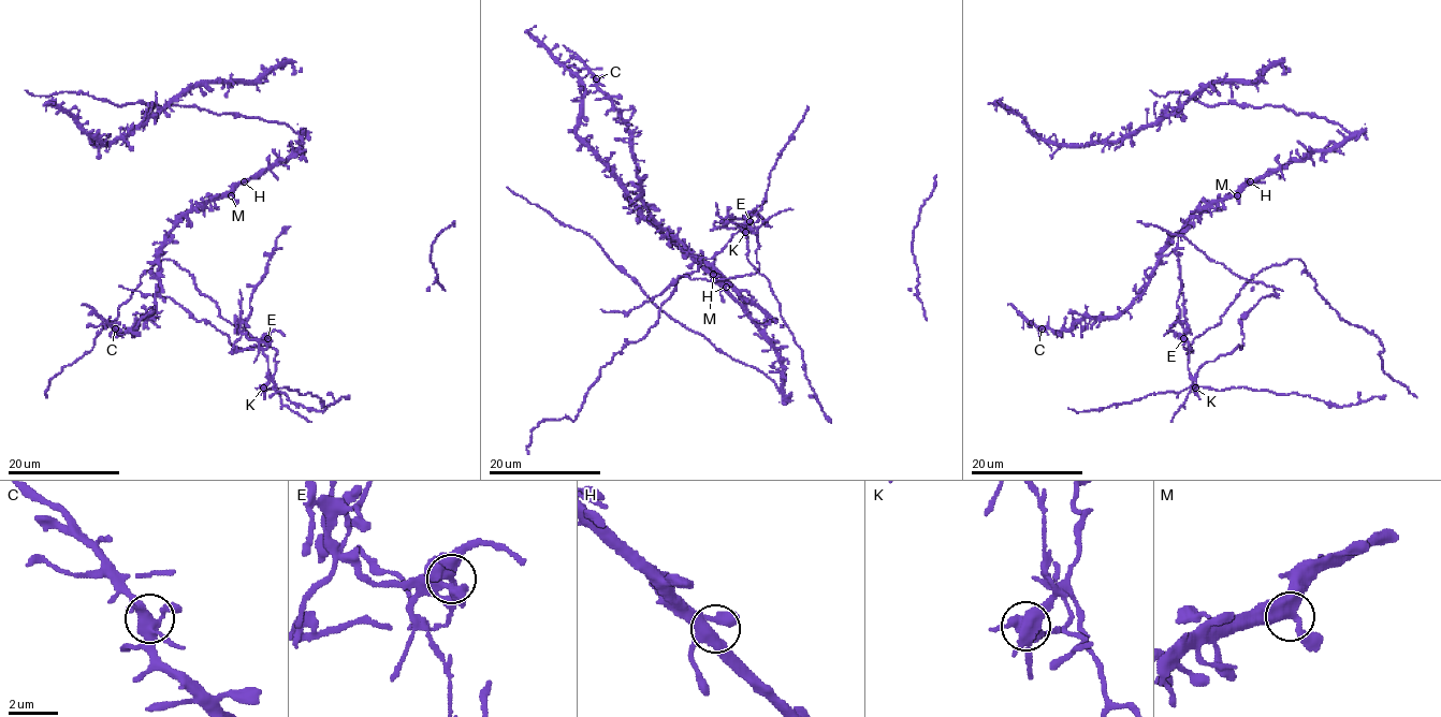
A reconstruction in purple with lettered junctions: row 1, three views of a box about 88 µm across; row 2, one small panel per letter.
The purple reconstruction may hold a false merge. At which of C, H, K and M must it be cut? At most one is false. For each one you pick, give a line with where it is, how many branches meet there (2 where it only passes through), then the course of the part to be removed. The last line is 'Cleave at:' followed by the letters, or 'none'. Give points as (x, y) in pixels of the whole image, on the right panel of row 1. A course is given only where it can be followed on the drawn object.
K: Place: (1195, 388). Branches: 4. Course of the part to remove: (1194, 388), (1192, 341), (1221, 322), (1255, 274), (1298, 259), (1342, 319), (1379, 338), (1383, 371), (1416, 397)
Cleave at: K

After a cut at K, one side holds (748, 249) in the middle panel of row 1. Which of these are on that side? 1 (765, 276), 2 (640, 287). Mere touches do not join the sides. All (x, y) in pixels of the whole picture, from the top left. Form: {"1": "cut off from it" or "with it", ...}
{"1": "with it", "2": "with it"}

